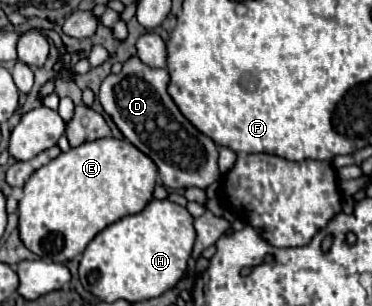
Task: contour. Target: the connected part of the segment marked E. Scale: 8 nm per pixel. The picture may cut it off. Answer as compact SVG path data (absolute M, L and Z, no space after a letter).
M101 138L93 142L85 142L69 152L57 156L43 168L31 174L31 178L23 186L23 200L19 202L19 234L23 244L35 252L39 258L63 264L65 260L75 258L85 250L85 246L109 224L141 212L153 198L153 190L157 184L157 166L155 162L137 150L127 140L117 138Z

